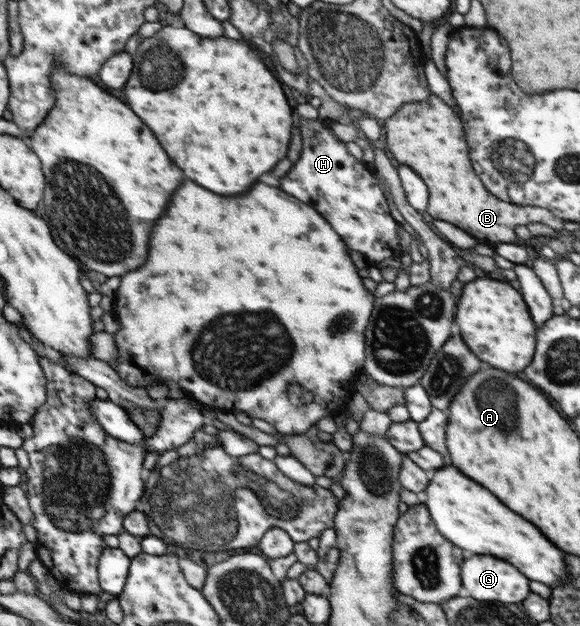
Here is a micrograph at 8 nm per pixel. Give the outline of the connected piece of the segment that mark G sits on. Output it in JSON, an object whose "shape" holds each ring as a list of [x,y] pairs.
{"shape":[[[475,554],[461,562],[461,582],[465,582],[465,590],[467,596],[473,596],[477,602],[487,602],[487,600],[499,600],[499,602],[507,602],[515,604],[524,601],[530,593],[529,579],[525,578],[517,567],[499,560],[499,558],[491,558],[491,556],[483,556],[483,554]]]}

